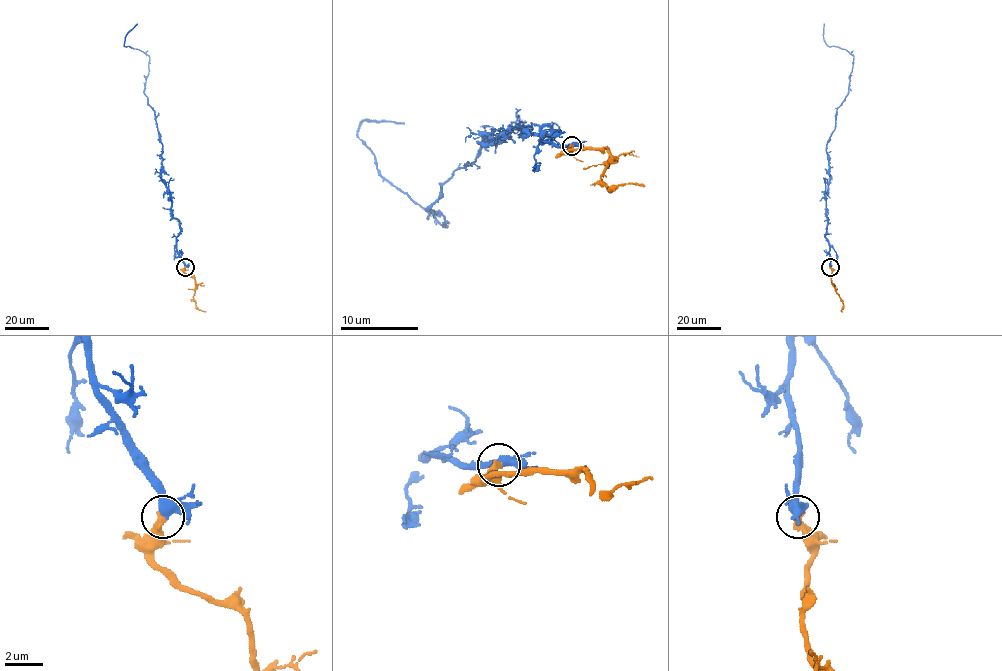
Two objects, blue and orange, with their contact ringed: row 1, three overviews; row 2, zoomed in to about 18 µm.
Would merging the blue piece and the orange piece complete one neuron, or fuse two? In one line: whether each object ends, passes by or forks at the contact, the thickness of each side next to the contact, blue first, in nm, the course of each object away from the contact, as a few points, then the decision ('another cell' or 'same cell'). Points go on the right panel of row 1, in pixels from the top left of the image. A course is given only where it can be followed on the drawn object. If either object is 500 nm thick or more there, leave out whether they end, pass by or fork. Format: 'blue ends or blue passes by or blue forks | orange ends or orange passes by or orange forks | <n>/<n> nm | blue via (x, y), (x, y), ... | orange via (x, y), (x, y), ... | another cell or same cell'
blue forks | orange ends | 340/400 nm | blue via (830, 267), (825, 236), (830, 177), (826, 146), (848, 93), (853, 56), (828, 45), (824, 23) | orange via (830, 267), (831, 281), (842, 302), (842, 311) | same cell

